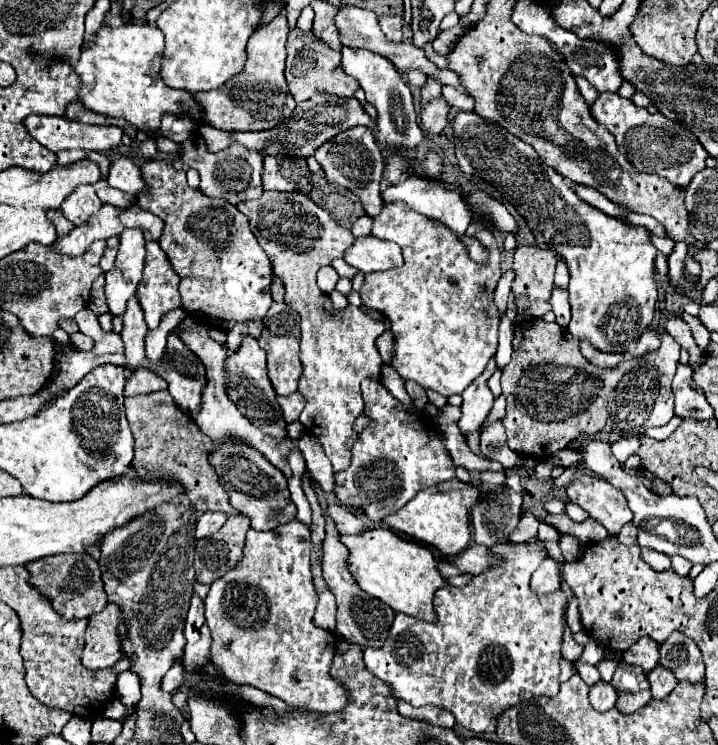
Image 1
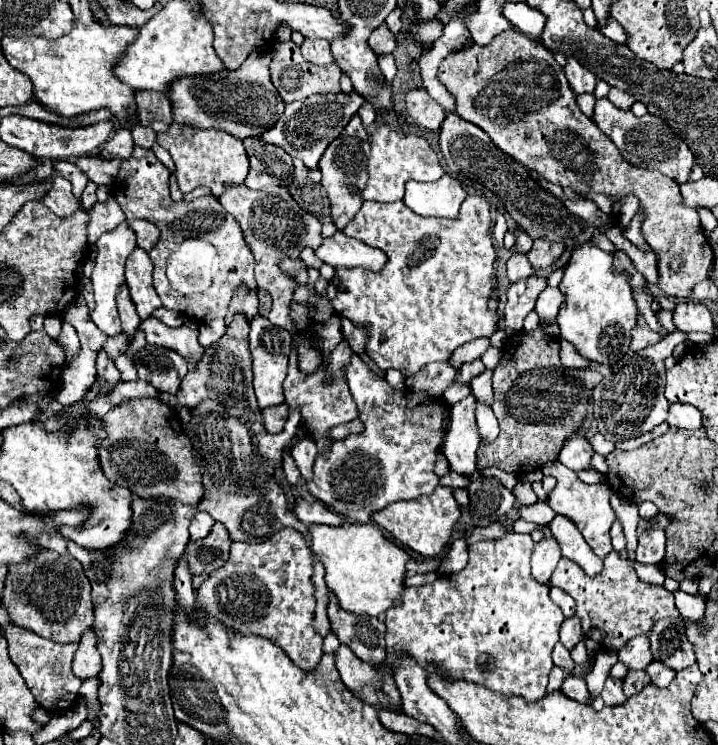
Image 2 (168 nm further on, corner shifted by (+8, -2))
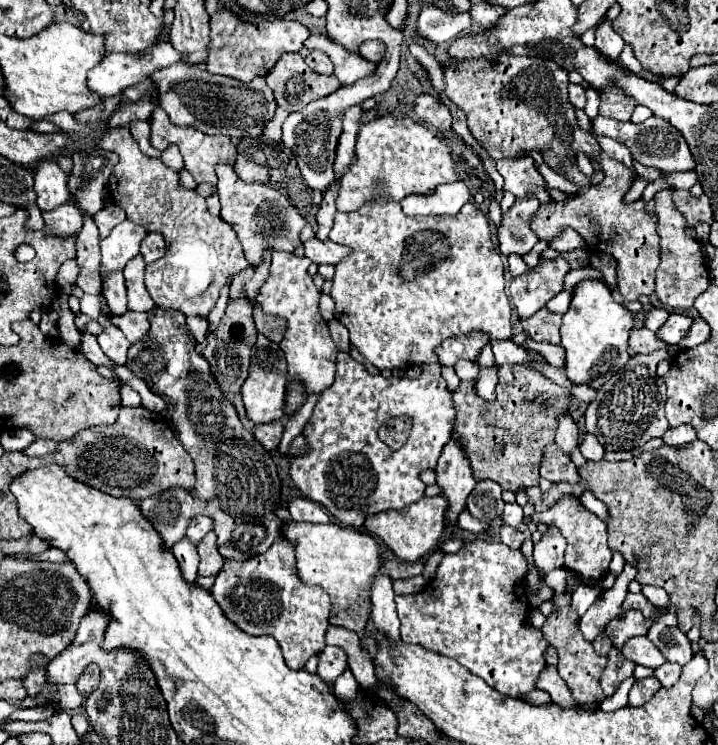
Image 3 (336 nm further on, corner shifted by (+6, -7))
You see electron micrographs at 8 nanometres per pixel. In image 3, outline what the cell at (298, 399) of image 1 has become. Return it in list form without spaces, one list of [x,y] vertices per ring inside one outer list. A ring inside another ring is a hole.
[[[271,421],[271,423],[263,423],[255,427],[255,439],[267,449],[275,449],[281,441],[283,435],[283,421]]]

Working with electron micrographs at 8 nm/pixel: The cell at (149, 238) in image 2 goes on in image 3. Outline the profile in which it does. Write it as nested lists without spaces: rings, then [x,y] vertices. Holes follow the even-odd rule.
[[[147,233],[141,241],[141,255],[145,257],[145,263],[151,263],[159,259],[165,253],[165,241],[159,233]]]

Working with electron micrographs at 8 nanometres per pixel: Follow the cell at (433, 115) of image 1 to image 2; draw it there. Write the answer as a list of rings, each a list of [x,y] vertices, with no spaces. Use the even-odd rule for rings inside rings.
[[[415,88],[405,94],[407,102],[407,112],[411,118],[425,130],[439,130],[441,122],[445,120],[447,112],[443,110],[441,104],[437,104],[425,88]]]

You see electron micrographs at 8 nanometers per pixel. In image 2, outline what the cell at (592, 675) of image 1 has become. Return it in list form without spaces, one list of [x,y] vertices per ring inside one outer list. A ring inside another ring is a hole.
[[[557,642],[557,646],[553,648],[553,654],[551,654],[551,658],[553,658],[553,664],[555,666],[561,666],[561,668],[565,668],[565,670],[569,670],[571,674],[575,672],[575,662],[571,660],[571,654],[569,654],[569,650],[561,644],[561,642]]]

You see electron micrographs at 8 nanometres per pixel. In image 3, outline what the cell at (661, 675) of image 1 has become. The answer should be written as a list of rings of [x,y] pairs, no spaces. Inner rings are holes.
[[[663,663],[661,667],[655,669],[655,677],[661,681],[663,687],[671,687],[675,685],[675,681],[681,675],[681,667],[677,663]]]

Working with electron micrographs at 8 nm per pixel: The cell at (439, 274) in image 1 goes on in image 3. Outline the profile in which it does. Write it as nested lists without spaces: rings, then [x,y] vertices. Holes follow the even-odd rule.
[[[379,201],[379,203],[369,203],[363,205],[357,211],[351,213],[337,213],[335,215],[335,225],[329,233],[329,239],[341,245],[347,245],[353,249],[353,253],[343,259],[343,263],[337,263],[335,275],[333,275],[333,289],[331,297],[335,301],[335,319],[341,321],[349,333],[351,333],[351,345],[357,347],[357,351],[377,369],[393,371],[393,369],[407,369],[411,365],[429,365],[437,363],[437,345],[441,345],[449,337],[459,337],[459,335],[471,335],[475,331],[487,333],[491,341],[495,339],[511,339],[511,307],[515,307],[513,297],[511,297],[511,275],[506,256],[501,254],[498,247],[497,228],[487,219],[487,215],[475,205],[467,203],[455,217],[407,217],[403,215],[403,209],[399,203],[391,201]]]

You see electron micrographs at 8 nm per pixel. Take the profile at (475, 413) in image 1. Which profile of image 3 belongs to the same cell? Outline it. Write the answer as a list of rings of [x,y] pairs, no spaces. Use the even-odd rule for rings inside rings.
[[[451,439],[443,447],[435,473],[437,473],[437,485],[443,489],[443,497],[449,501],[447,521],[455,521],[459,511],[465,509],[467,495],[477,485],[473,469],[467,459],[467,449],[463,447],[461,439]]]

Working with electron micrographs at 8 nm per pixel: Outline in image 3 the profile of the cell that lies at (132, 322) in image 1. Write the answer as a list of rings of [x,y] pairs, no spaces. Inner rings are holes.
[[[115,273],[111,275],[111,279],[107,279],[107,287],[105,289],[105,295],[107,295],[107,303],[111,307],[111,311],[115,315],[123,315],[127,313],[127,291],[125,291],[125,279],[123,279],[123,273]]]

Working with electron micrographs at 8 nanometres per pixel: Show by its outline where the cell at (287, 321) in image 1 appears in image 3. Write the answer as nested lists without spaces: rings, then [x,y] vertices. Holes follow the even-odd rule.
[[[259,333],[257,343],[253,347],[253,355],[251,355],[249,377],[247,377],[247,383],[243,385],[243,403],[245,403],[247,417],[257,425],[281,419],[285,415],[283,413],[285,387],[287,387],[287,361],[285,361],[283,349],[279,347],[279,343]]]

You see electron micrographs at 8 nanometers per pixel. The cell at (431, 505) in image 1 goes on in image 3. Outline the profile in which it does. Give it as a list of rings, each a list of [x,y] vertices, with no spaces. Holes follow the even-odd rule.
[[[443,495],[437,497],[423,497],[415,501],[411,507],[405,507],[403,511],[385,511],[379,515],[371,515],[365,521],[365,529],[371,535],[377,535],[385,541],[393,553],[407,561],[407,563],[417,563],[423,557],[427,557],[431,551],[437,549],[439,539],[445,531],[445,511],[447,511],[447,499]]]

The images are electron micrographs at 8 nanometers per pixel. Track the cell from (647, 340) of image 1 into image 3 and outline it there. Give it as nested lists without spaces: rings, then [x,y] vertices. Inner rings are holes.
[[[641,327],[641,329],[633,329],[631,337],[629,337],[629,347],[635,354],[650,354],[657,349],[665,349],[669,355],[677,355],[679,353],[679,345],[669,345],[665,341],[661,341],[653,331]]]

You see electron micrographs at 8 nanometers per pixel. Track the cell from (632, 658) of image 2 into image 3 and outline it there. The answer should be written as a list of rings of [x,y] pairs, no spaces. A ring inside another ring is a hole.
[[[631,637],[631,639],[627,639],[621,653],[629,661],[633,661],[637,665],[643,665],[643,667],[651,667],[651,669],[657,669],[659,665],[665,663],[661,651],[647,637]]]

